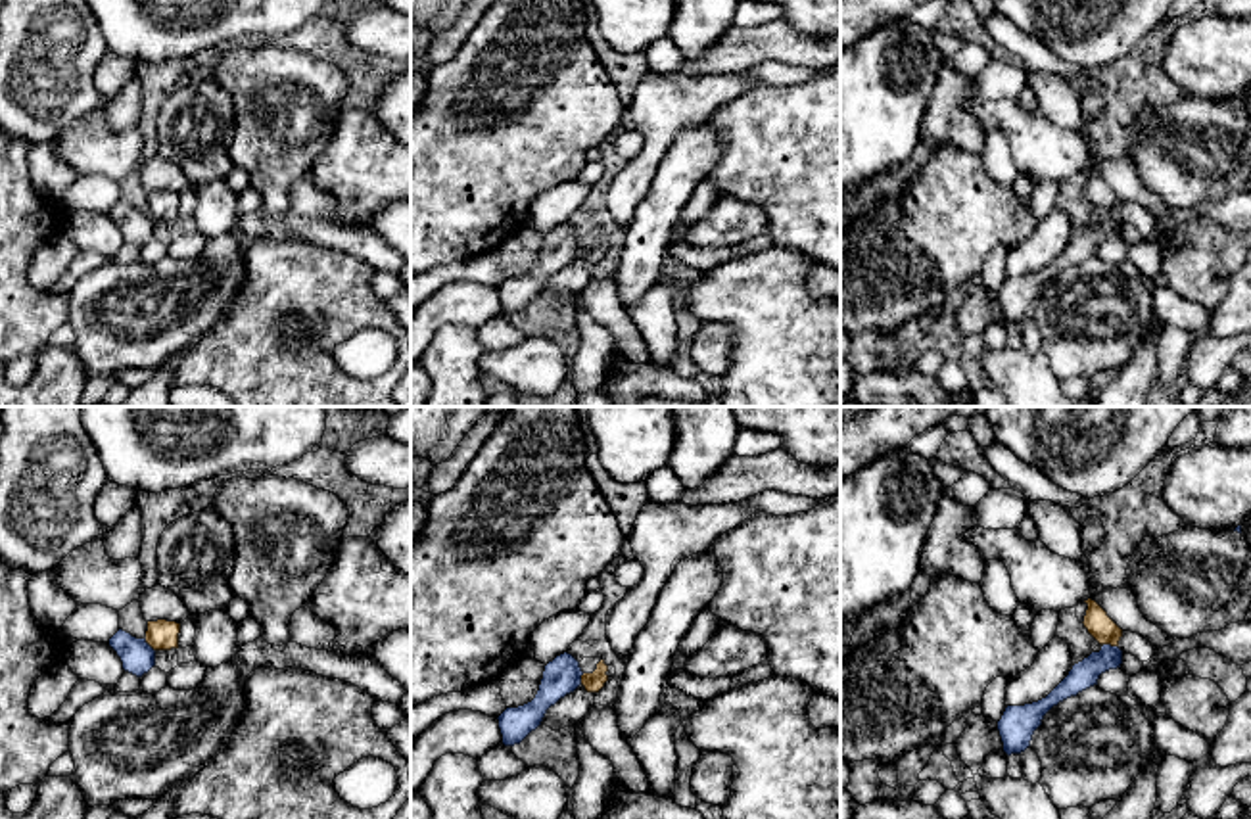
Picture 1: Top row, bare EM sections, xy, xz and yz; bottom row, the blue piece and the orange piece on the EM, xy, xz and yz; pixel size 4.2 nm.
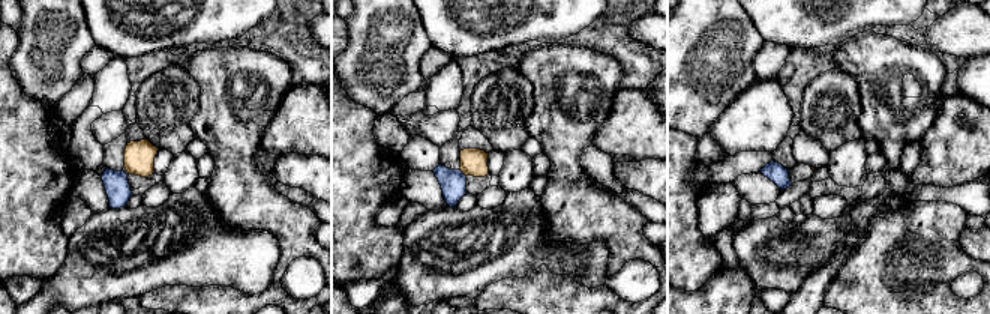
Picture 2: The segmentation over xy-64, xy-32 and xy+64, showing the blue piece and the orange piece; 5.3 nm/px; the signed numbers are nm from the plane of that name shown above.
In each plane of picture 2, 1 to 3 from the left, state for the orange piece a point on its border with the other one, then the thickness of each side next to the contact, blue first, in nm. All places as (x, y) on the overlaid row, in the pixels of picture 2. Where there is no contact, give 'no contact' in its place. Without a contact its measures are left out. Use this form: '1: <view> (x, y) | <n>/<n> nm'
1: no contact
2: xy-32 (462, 173) | 140/140 nm
3: no contact

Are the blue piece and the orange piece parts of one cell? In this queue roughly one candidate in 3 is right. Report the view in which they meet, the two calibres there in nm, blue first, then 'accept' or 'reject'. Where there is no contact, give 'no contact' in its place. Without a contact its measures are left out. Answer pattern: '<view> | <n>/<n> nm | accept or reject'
yz | 120/110 nm | reject

